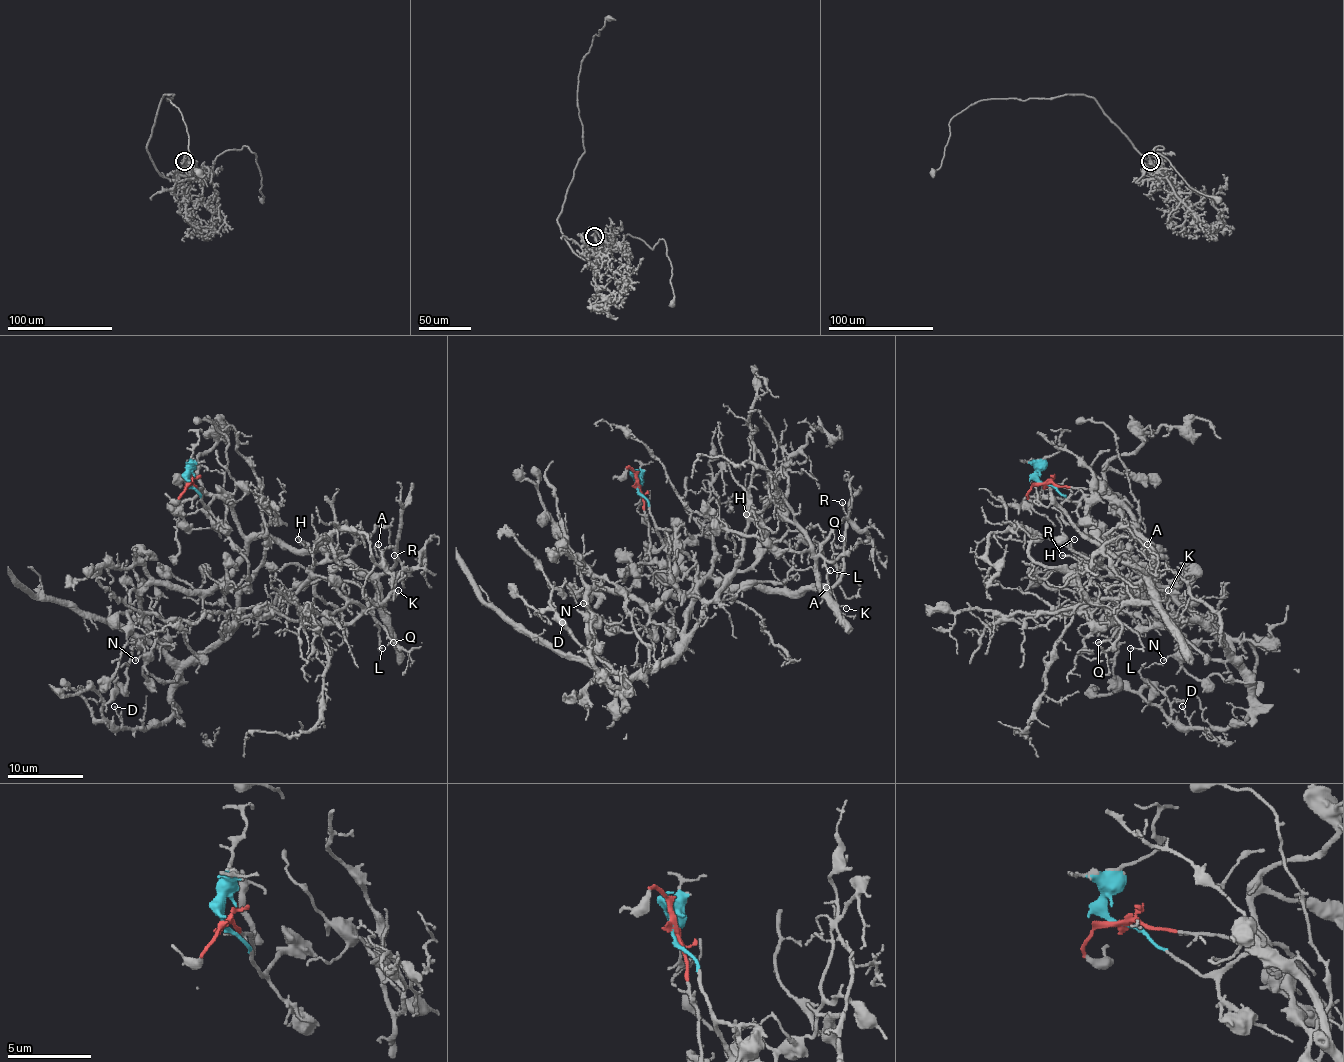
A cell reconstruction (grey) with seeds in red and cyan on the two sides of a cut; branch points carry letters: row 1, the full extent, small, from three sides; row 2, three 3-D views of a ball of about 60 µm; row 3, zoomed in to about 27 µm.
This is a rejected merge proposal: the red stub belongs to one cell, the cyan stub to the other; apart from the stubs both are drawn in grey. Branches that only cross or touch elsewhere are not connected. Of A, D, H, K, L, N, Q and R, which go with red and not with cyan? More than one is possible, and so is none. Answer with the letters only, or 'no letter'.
D, H

